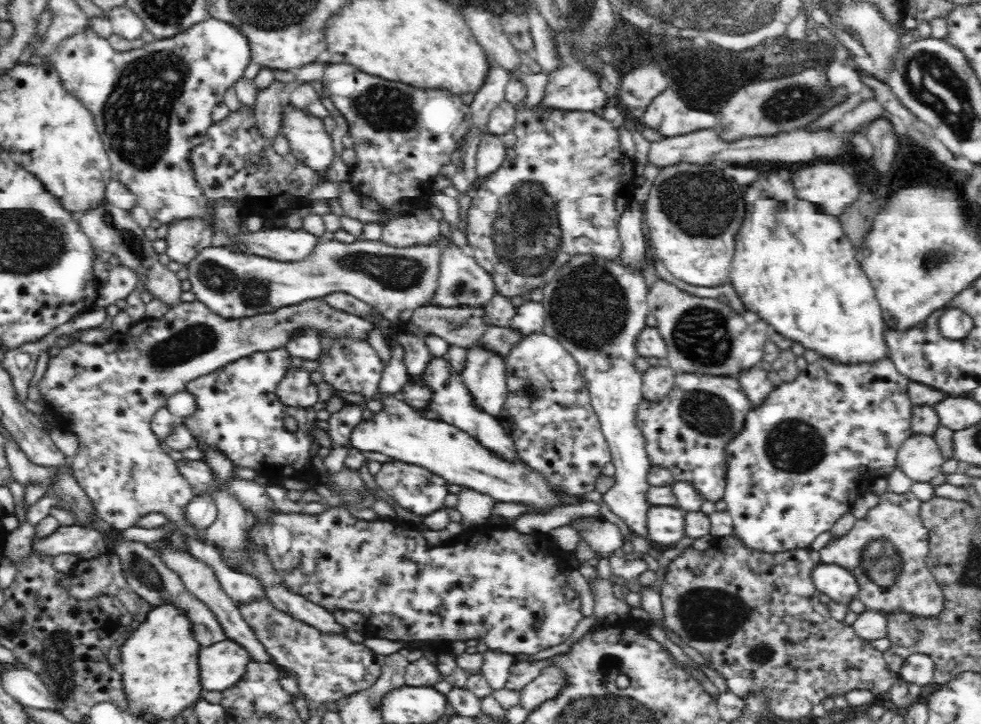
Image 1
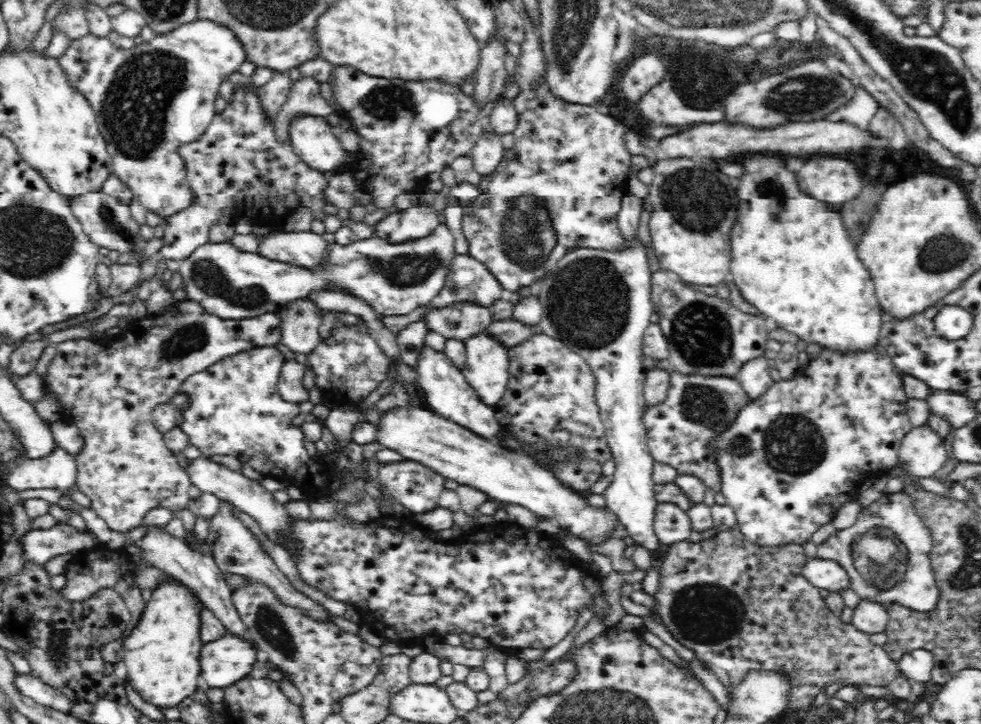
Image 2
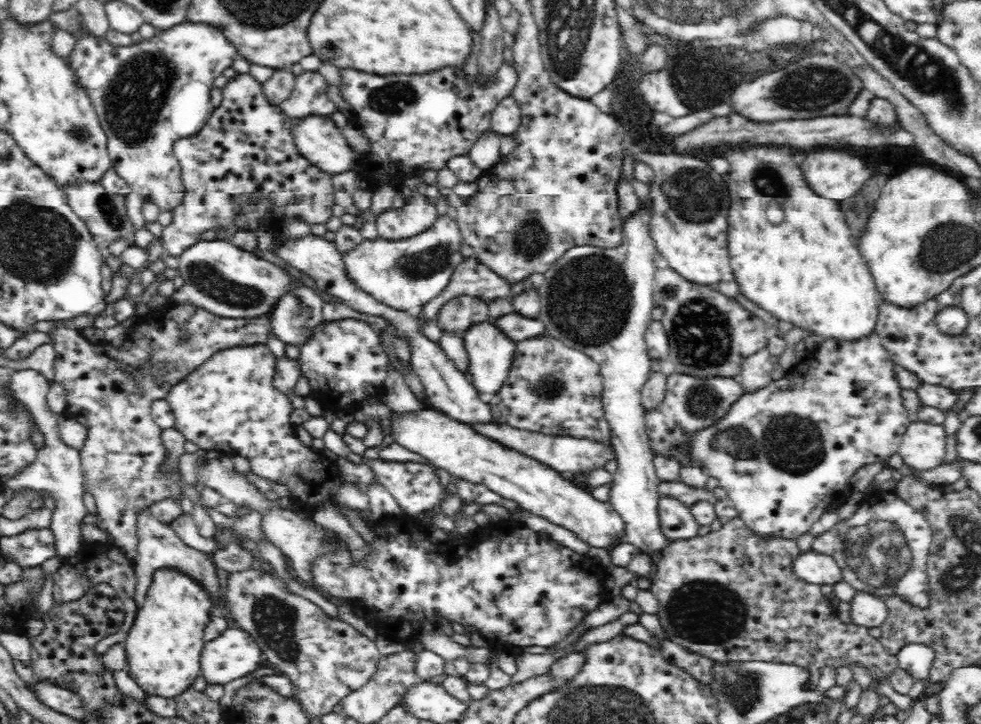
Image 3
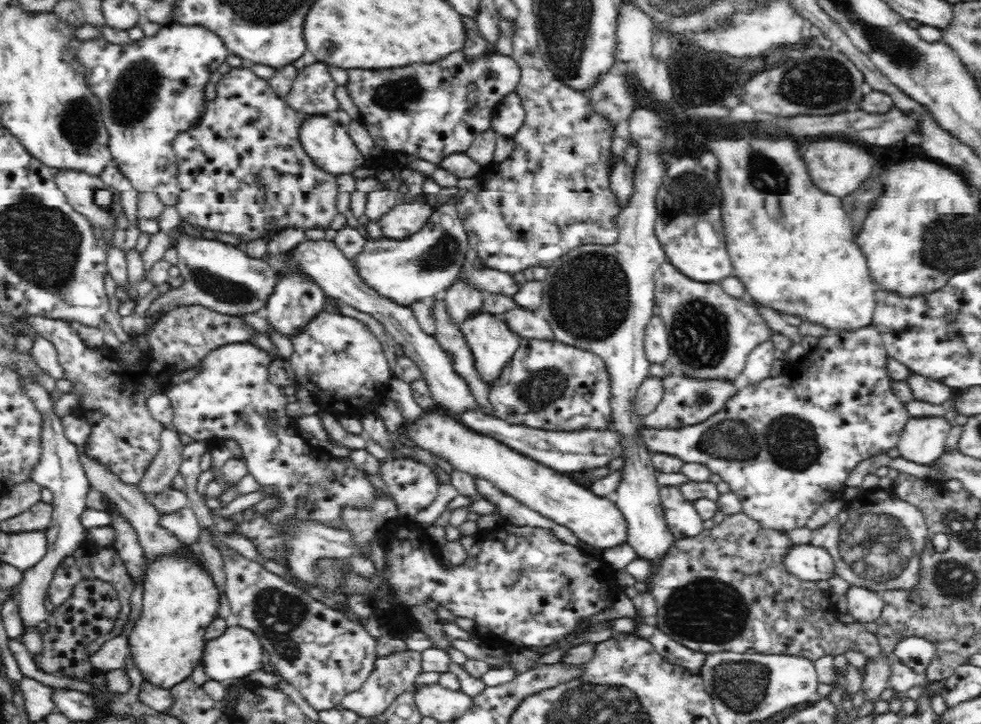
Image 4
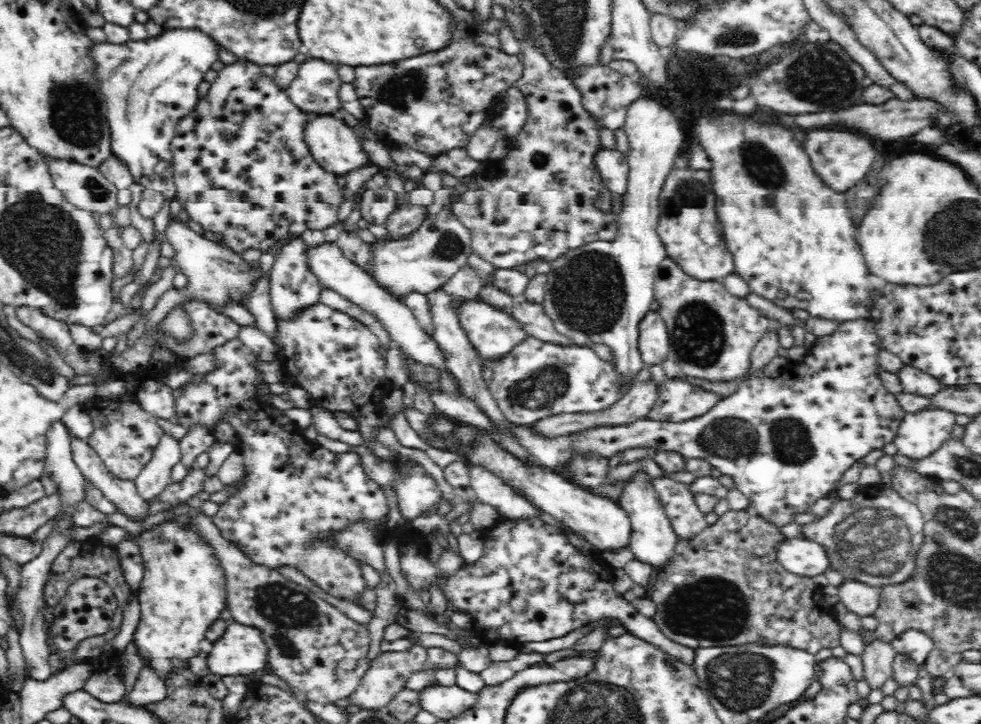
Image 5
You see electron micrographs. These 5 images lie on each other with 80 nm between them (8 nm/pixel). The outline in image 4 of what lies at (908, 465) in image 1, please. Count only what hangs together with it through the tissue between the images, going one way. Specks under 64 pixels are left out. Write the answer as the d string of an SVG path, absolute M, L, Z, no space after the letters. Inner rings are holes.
M944 415L910 416L898 437L900 457L918 464L930 464L943 453L950 428Z

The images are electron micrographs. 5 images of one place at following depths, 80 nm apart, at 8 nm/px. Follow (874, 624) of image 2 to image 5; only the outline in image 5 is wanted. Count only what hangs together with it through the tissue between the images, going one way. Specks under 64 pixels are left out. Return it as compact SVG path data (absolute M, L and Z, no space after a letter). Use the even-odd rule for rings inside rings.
M844 580L838 586L838 596L844 607L861 618L873 616L880 604L881 587L867 584L861 580Z

